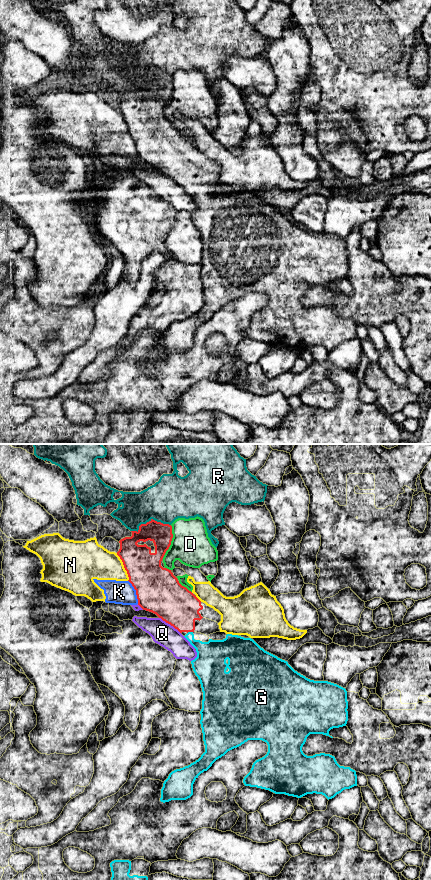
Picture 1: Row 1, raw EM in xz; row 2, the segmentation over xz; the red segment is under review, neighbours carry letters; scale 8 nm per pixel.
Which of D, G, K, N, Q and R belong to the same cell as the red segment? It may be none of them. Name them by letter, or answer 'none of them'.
G

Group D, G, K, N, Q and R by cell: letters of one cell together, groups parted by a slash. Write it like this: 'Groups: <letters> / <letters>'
Groups: D / G / K / N / Q / R

